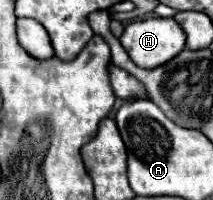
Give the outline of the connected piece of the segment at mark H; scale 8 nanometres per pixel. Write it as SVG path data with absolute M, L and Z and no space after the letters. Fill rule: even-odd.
M148 17L126 25L120 43L138 67L154 69L184 49L186 35L174 19Z

